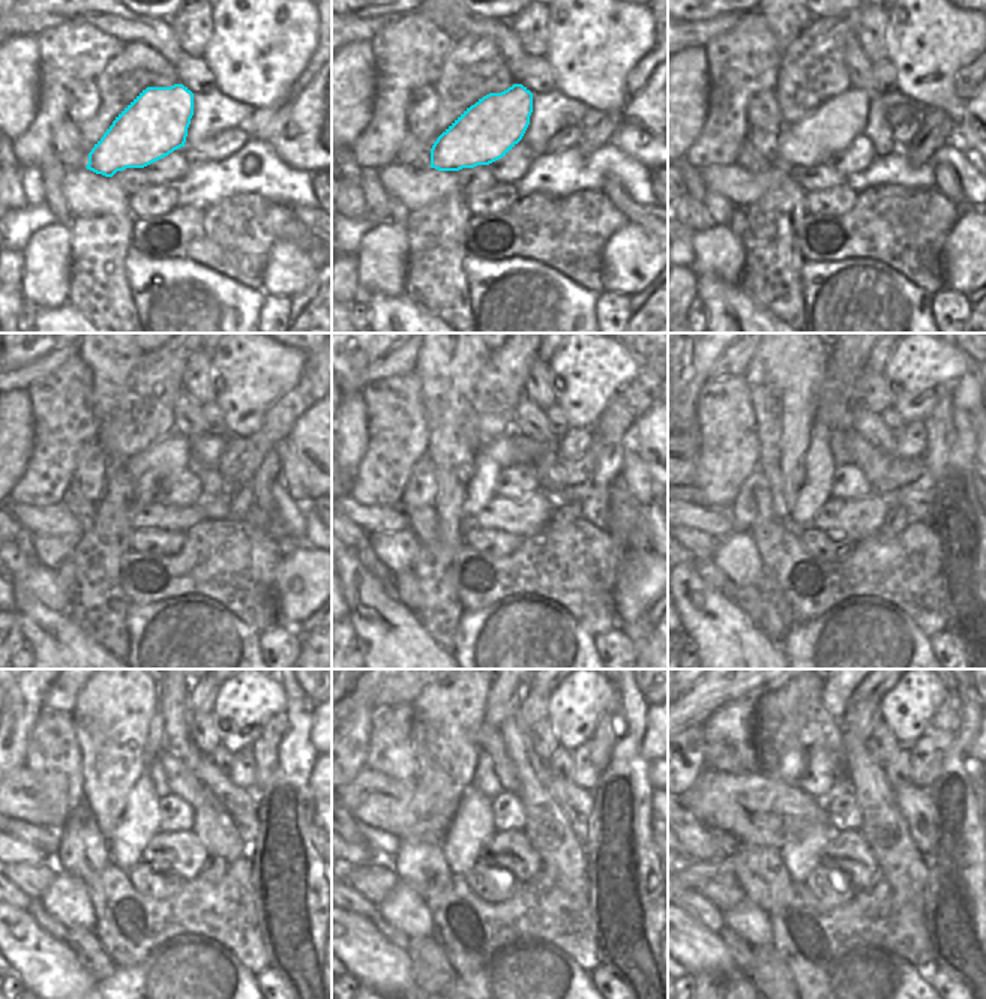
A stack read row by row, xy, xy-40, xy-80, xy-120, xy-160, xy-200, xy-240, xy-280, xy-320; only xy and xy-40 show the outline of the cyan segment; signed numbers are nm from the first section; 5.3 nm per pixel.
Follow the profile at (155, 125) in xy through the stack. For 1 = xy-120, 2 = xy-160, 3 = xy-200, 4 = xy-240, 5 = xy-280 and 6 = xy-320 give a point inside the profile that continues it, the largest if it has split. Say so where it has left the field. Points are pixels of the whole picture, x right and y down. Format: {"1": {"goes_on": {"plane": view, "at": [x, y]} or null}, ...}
{"1": {"goes_on": {"plane": "xy-120", "at": [174, 452]}}, "2": {"goes_on": {"plane": "xy-160", "at": [505, 450]}}, "3": {"goes_on": {"plane": "xy-200", "at": [836, 440]}}, "4": {"goes_on": {"plane": "xy-240", "at": [159, 782]}}, "5": {"goes_on": {"plane": "xy-280", "at": [497, 788]}}, "6": {"goes_on": {"plane": "xy-320", "at": [832, 780]}}}

